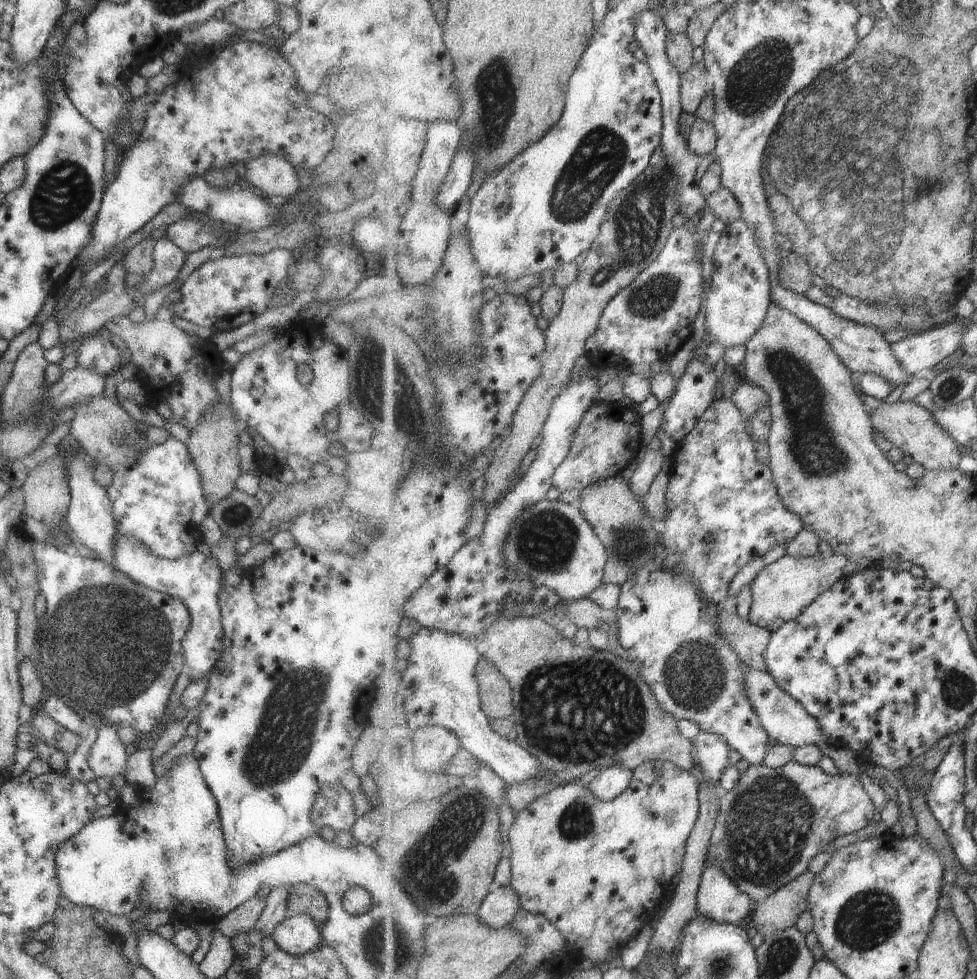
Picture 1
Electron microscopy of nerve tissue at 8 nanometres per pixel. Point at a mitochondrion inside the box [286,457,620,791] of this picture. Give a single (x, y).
(546, 541)

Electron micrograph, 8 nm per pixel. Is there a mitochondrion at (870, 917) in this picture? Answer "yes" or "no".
yes

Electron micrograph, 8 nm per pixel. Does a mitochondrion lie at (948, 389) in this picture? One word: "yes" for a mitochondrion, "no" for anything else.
yes

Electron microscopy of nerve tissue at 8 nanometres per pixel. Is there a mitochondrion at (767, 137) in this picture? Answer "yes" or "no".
yes

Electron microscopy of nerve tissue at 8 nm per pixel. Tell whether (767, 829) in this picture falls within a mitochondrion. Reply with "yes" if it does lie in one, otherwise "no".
yes

